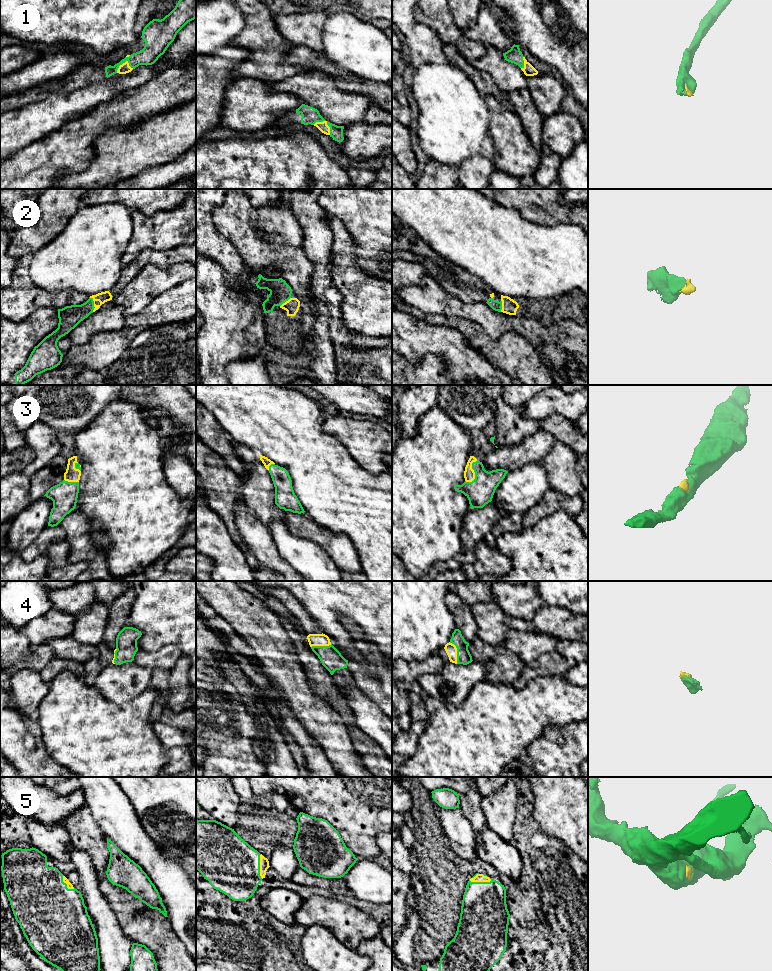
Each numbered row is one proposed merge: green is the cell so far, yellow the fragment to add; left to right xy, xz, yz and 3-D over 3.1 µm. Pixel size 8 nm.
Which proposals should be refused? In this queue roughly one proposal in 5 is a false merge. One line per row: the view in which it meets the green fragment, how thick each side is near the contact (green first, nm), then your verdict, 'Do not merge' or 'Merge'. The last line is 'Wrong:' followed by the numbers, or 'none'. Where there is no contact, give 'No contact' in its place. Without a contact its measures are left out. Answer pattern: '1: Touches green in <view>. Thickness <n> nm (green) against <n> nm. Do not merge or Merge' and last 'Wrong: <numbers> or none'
1: Touches green in xz. Thickness 110 nm (green) against 80 nm. Merge
2: Touches green in xy. Thickness 180 nm (green) against 90 nm. Merge
3: Touches green in yz. Thickness 220 nm (green) against 90 nm. Merge
4: Touches green in yz. Thickness 120 nm (green) against 90 nm. Merge
5: Touches green in yz. Thickness 380 nm (green) against 60 nm. Merge
Wrong: none

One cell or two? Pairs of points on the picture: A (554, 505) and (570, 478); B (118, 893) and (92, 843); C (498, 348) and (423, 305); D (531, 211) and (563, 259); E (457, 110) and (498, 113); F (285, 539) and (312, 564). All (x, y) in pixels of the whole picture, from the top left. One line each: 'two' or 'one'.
A: two
B: one
C: two
D: two
E: two
F: one

